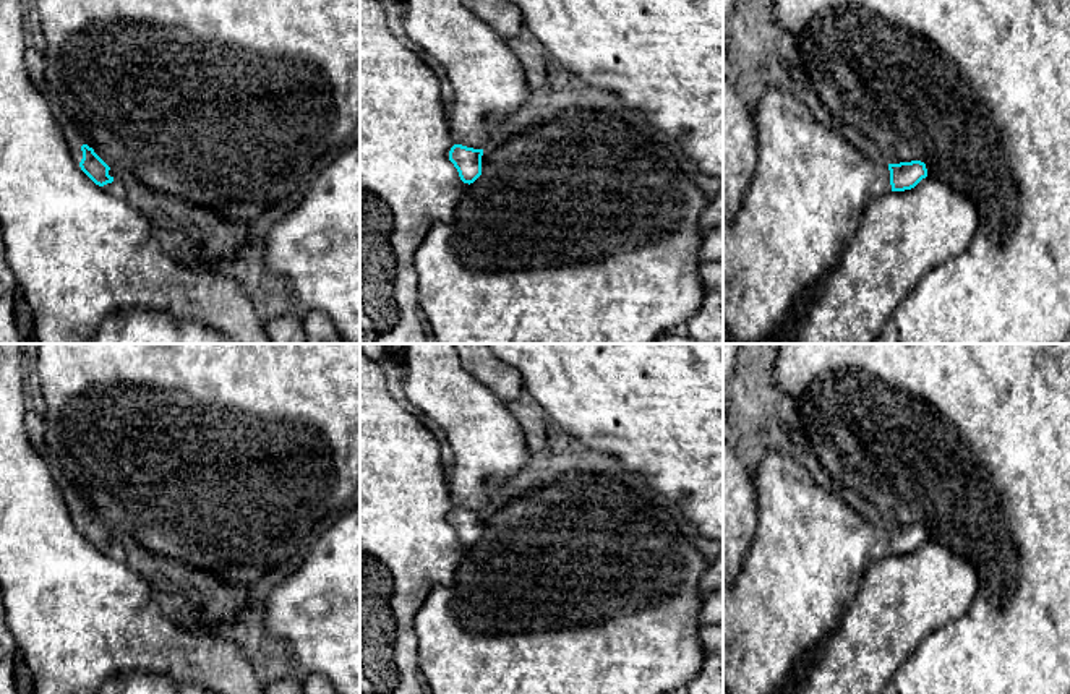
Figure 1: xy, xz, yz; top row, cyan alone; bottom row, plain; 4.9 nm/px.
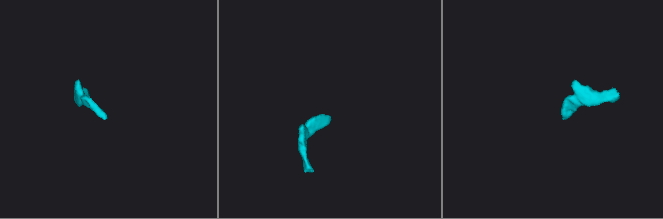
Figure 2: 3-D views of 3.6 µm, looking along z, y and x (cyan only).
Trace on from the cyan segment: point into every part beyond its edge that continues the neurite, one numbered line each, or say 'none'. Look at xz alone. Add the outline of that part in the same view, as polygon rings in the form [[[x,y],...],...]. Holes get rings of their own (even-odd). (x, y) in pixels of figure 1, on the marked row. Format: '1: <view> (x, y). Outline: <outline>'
1: xz (487, 80). Outline: [[[402,0],[407,36],[446,70],[452,88],[447,125],[456,144],[483,149],[490,133],[486,120],[512,117],[527,101],[522,63],[488,23],[467,10],[460,0]]]

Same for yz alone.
1: yz (809, 188). Outline: [[[768,88],[752,107],[757,164],[738,214],[723,222],[723,344],[762,344],[802,290],[822,287],[872,196],[892,191],[888,162],[872,162],[819,123],[791,92]]]

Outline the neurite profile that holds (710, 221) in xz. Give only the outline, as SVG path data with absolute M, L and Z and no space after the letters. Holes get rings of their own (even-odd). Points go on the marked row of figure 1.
M723 188L710 198L699 217L702 245L700 259L712 263L723 258Z

